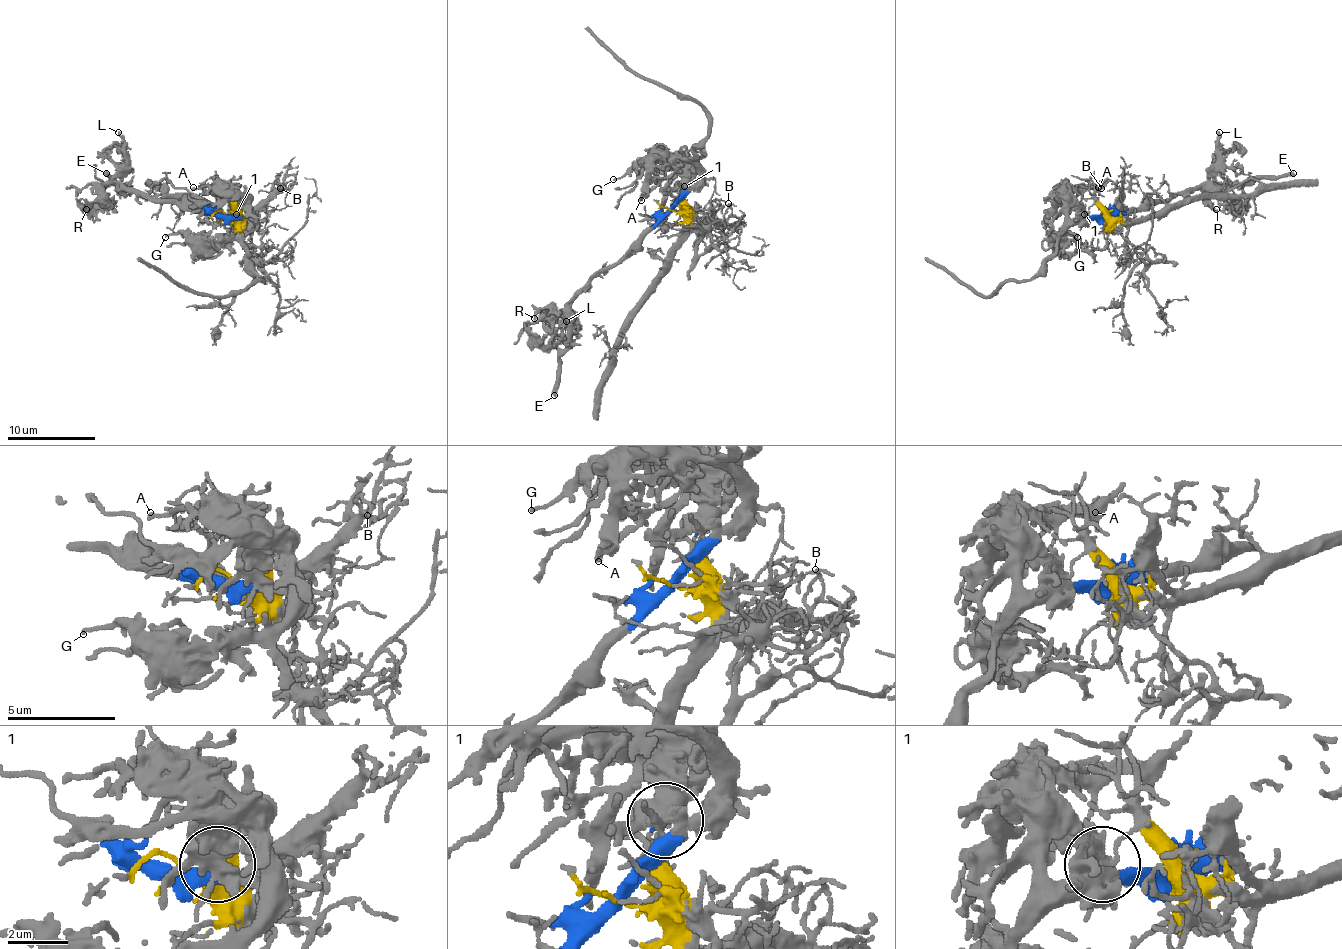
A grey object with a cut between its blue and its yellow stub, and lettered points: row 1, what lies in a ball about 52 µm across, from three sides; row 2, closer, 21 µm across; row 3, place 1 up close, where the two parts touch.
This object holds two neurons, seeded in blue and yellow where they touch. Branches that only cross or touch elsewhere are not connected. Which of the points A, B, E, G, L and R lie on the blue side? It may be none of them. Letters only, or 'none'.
A, E, G, L, R

